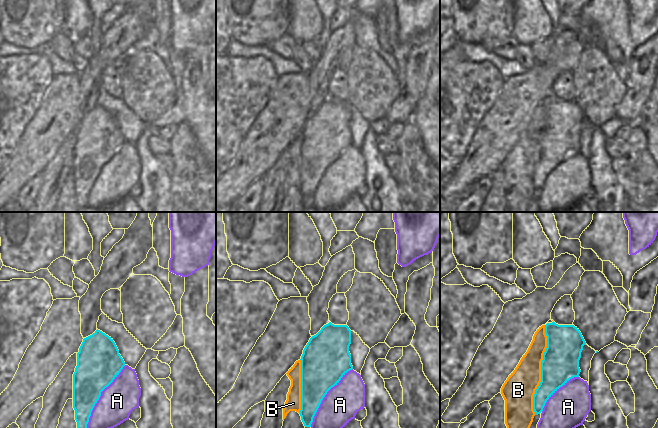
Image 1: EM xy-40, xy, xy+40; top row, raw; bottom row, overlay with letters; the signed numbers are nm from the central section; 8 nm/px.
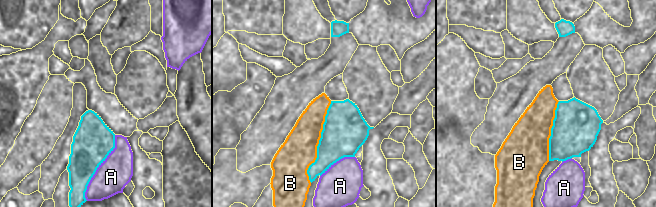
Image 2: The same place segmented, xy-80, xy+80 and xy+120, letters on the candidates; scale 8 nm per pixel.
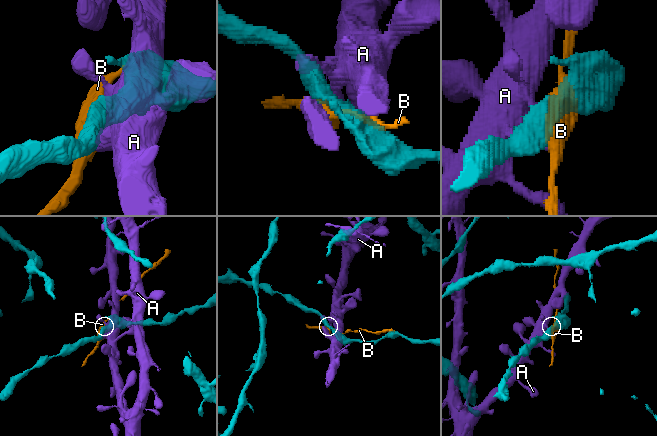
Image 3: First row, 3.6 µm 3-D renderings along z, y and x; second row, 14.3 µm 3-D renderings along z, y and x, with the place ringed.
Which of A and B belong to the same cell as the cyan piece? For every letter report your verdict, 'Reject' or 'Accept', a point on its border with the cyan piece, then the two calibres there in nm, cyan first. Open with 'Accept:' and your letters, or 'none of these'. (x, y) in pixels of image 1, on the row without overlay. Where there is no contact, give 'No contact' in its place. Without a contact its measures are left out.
Accept: none of these
A: Reject. Touches cyan at xy-40 (99, 173). Thickness 340 nm (cyan) against 280 nm
B: Reject. Touches cyan at xy+40 (541, 146). Thickness 300 nm (cyan) against 260 nm.

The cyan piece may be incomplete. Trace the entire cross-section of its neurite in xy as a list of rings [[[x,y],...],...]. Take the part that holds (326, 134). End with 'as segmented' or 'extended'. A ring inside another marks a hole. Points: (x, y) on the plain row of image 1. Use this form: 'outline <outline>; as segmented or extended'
outline [[[331,98],[312,112],[301,132],[301,186],[299,188],[305,203],[311,203],[313,194],[327,168],[337,161],[341,154],[353,145],[349,122],[351,106],[347,101]]]; as segmented

